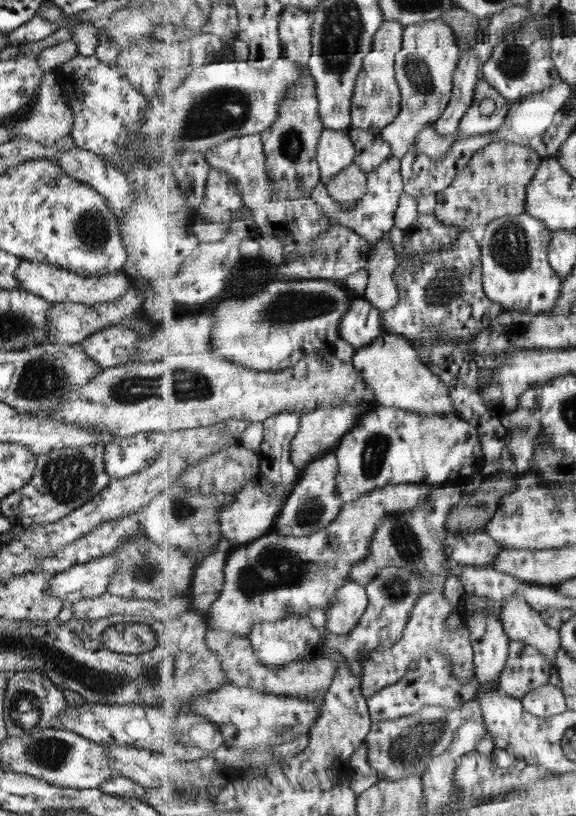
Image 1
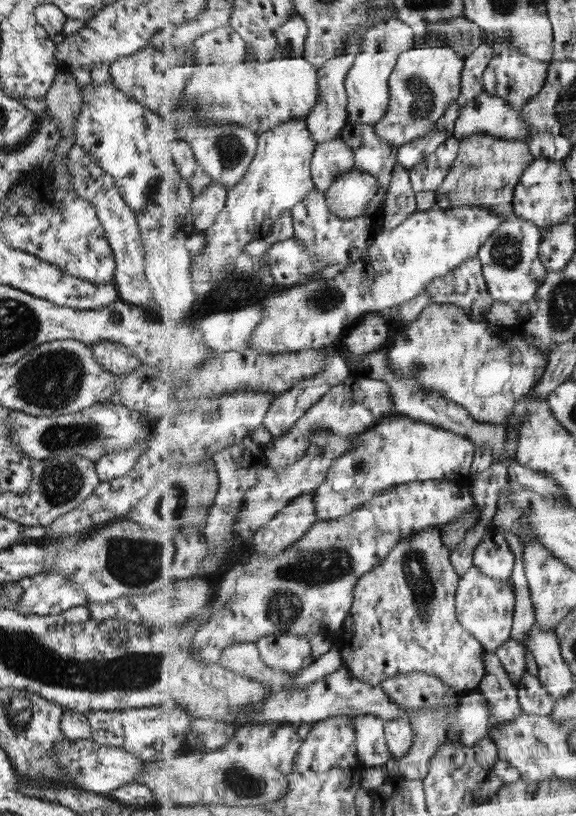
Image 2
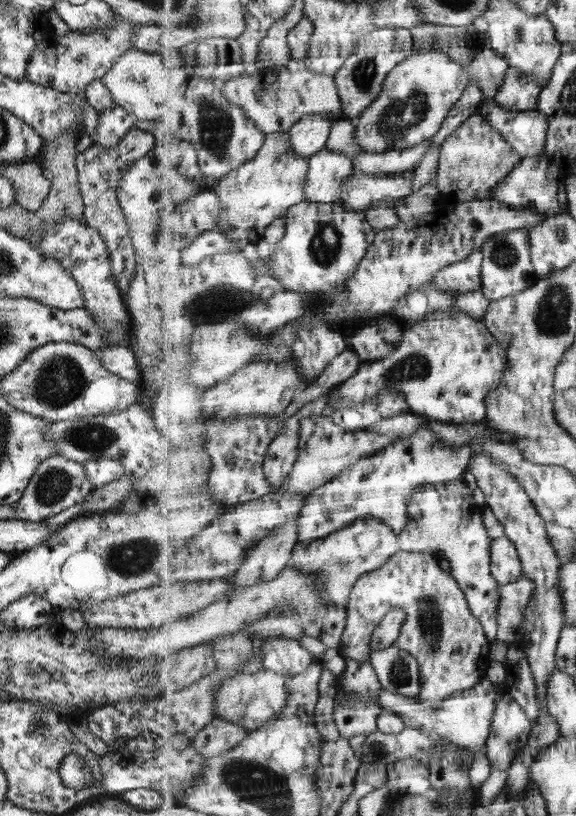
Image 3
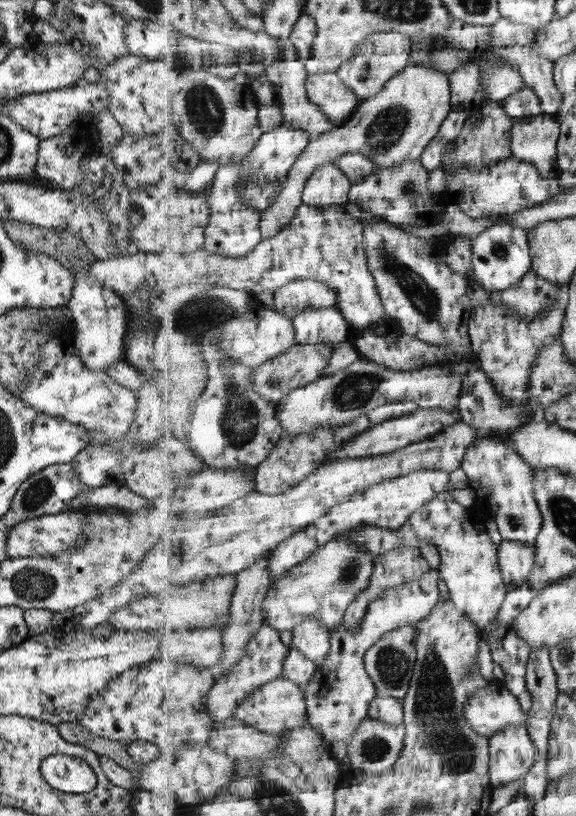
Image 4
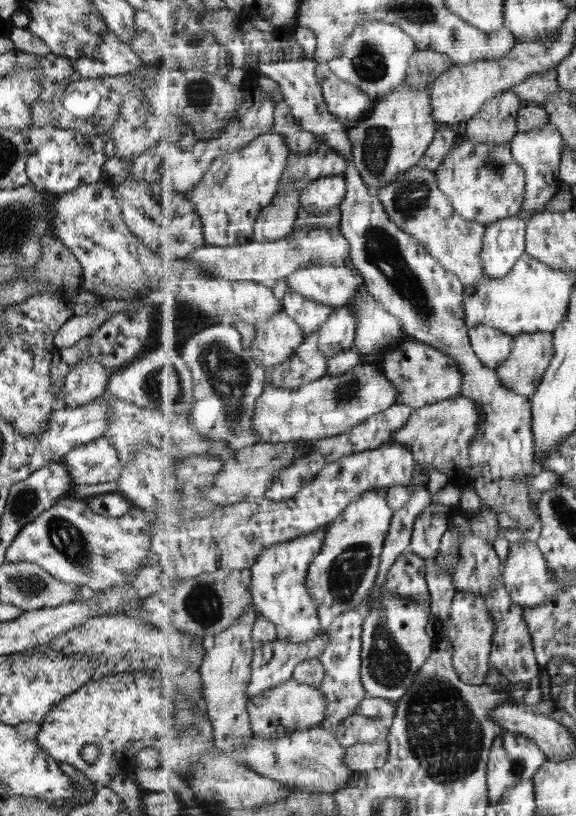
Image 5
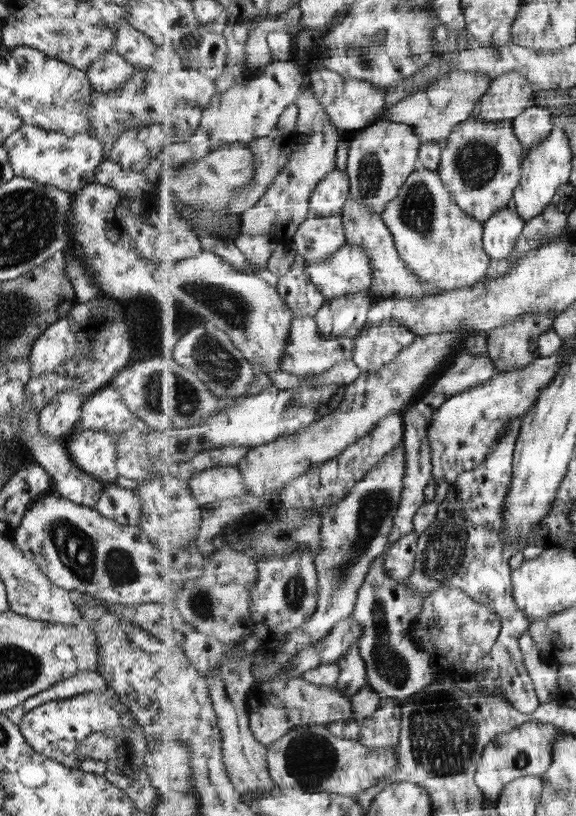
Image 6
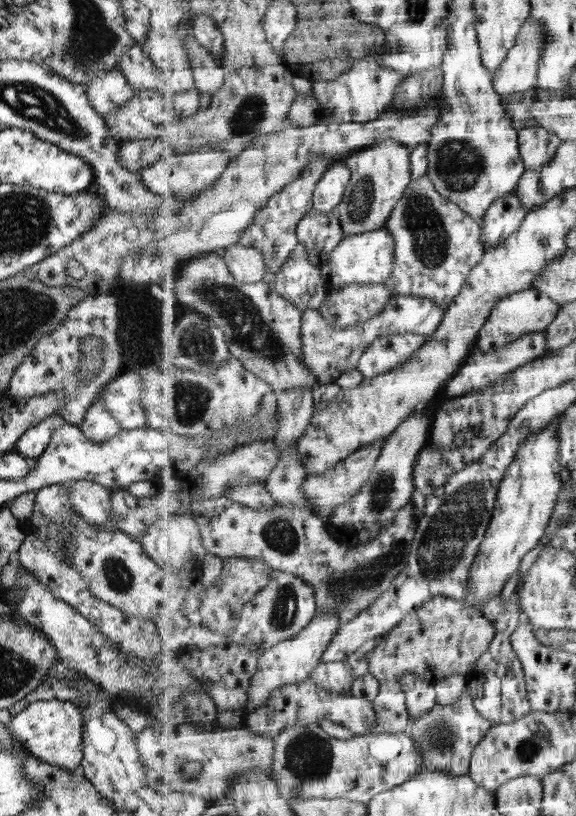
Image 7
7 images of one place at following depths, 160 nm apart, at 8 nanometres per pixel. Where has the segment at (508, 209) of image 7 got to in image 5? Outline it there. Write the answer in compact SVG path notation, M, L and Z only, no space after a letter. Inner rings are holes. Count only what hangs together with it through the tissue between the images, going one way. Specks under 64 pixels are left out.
M518 215L486 226L482 259L485 276L503 278L513 272L516 262L526 253L528 221Z

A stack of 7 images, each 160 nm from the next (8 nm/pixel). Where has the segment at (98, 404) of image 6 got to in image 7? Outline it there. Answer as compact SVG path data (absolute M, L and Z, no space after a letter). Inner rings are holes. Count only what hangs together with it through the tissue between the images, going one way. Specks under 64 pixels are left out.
M139 371L121 372L111 379L99 394L104 400L105 410L111 414L111 418L117 422L120 429L133 430L146 426L146 416L141 410L140 395L144 393L146 386Z

